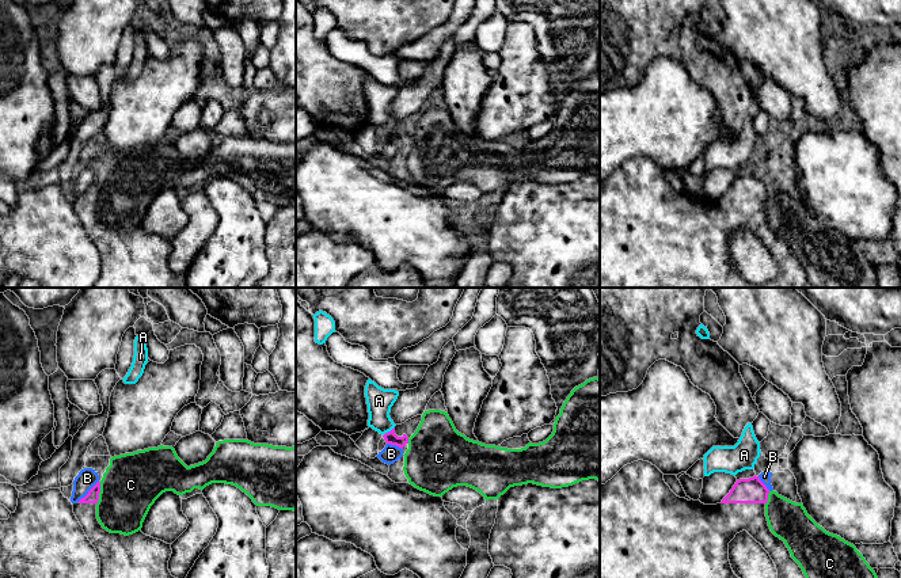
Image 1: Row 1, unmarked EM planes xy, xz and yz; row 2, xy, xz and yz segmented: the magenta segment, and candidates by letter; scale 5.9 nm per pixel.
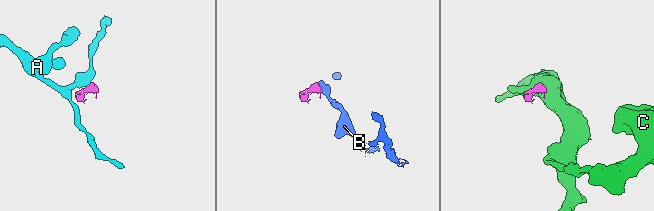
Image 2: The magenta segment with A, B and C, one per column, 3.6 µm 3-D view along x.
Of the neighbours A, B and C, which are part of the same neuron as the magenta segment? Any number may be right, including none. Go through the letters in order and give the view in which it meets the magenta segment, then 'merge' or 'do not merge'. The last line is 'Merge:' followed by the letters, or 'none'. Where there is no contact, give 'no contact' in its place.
A: meets magenta in xz; do not merge
B: meets magenta in xy; do not merge
C: meets magenta in xy; do not merge
Merge: none

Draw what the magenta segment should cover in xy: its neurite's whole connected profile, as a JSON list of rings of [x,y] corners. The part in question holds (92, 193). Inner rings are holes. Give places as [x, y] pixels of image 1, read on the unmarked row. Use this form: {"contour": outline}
{"contour": [[[100,178],[77,199],[72,199],[76,214],[100,255],[100,275],[92,288],[187,288],[186,278],[172,273],[168,266],[171,240],[147,232],[141,227],[125,232],[102,224],[96,214],[99,189]]]}

